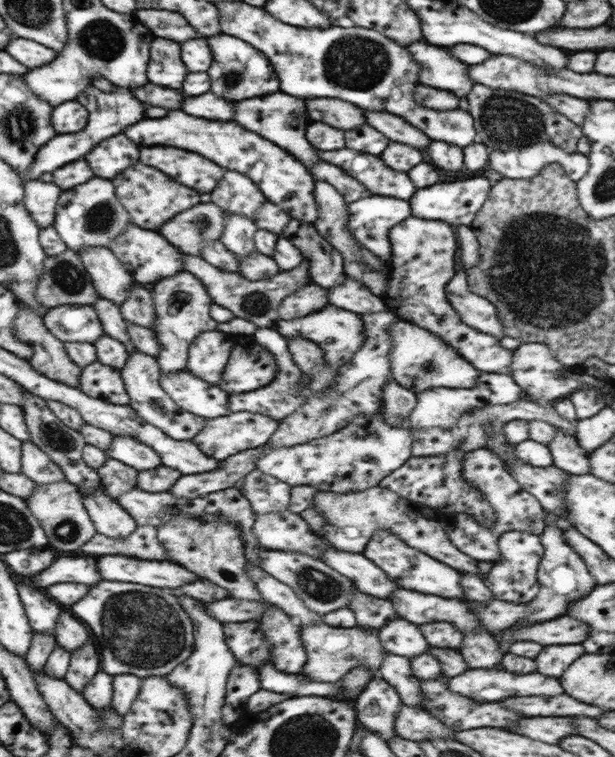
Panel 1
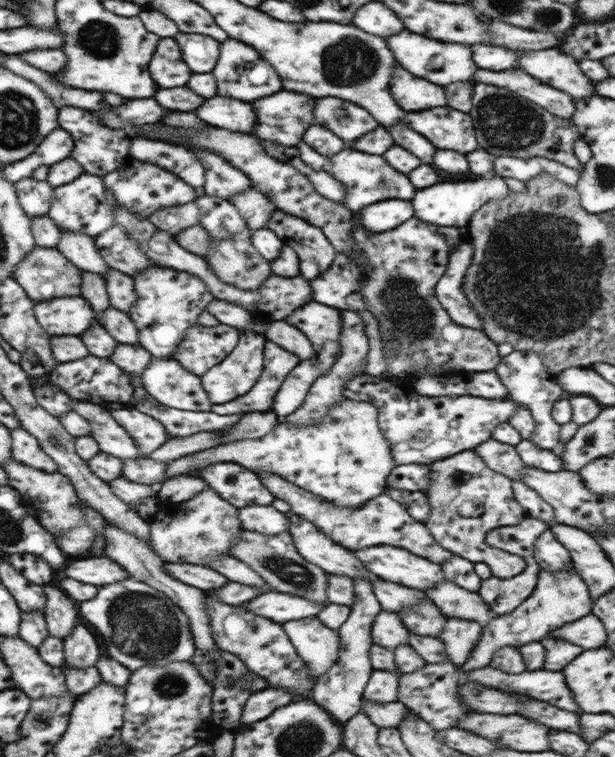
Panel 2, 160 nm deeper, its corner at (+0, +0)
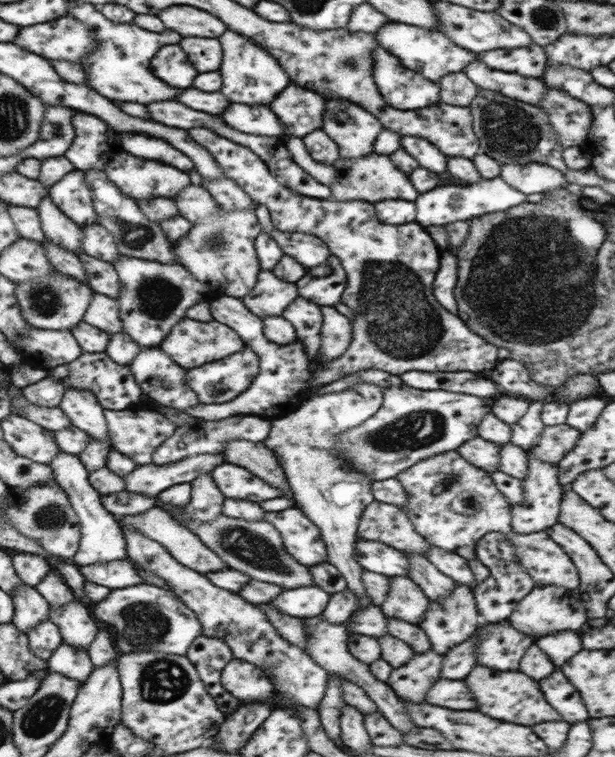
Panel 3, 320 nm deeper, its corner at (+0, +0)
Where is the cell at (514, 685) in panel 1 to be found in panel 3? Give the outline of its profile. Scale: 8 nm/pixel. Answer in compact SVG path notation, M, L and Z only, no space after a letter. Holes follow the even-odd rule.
M556 670L539 681L542 692L550 706L570 725L588 721L589 715L584 706L581 694L566 676Z

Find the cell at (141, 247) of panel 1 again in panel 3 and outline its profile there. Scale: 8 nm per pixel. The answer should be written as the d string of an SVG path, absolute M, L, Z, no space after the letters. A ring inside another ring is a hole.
M98 223L82 227L81 249L84 253L109 263L113 263L122 255L116 248L114 236Z

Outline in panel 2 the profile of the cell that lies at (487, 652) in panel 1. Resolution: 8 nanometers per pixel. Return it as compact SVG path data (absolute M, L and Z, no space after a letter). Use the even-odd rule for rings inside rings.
M448 617L439 638L446 648L448 659L456 666L466 663L482 636L482 629L480 624L472 620Z

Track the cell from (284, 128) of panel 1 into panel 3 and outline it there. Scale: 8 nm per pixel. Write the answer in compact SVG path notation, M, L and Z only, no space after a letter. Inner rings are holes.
M296 84L284 88L284 92L270 104L282 122L284 134L298 138L322 128L324 106L326 100L320 94Z

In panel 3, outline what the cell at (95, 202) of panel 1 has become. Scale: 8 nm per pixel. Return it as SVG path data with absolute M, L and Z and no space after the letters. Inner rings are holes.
M75 169L49 187L52 202L80 228L96 223L92 191L85 181L84 172Z

